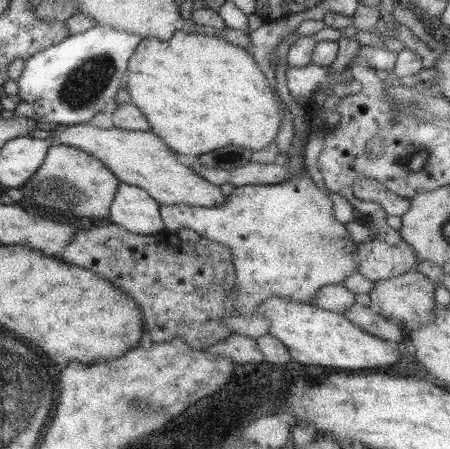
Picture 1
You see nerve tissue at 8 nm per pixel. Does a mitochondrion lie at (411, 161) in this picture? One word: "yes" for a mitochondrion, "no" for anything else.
yes

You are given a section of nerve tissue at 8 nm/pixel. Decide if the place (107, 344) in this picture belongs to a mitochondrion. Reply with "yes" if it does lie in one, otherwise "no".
no

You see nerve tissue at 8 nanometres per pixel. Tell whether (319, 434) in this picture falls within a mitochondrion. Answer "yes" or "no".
no

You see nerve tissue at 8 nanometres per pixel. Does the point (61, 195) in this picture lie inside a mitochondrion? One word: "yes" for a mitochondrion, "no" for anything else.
yes

